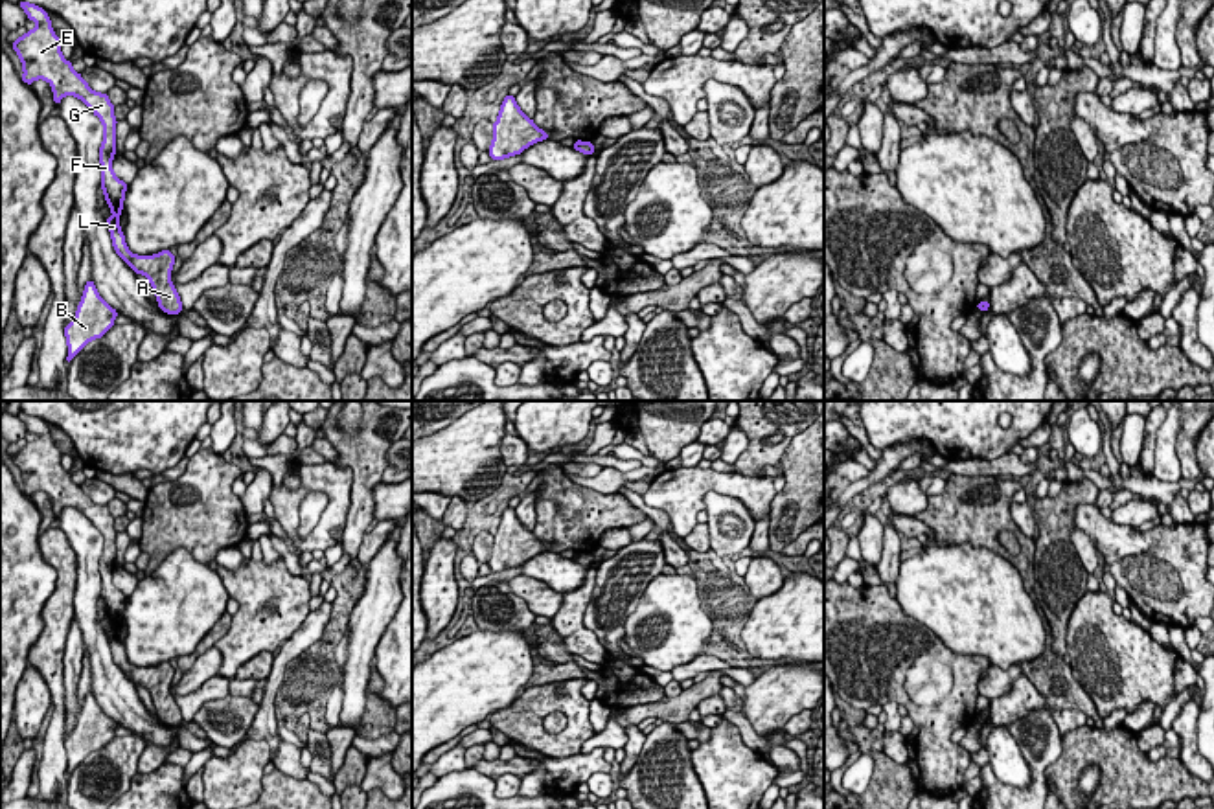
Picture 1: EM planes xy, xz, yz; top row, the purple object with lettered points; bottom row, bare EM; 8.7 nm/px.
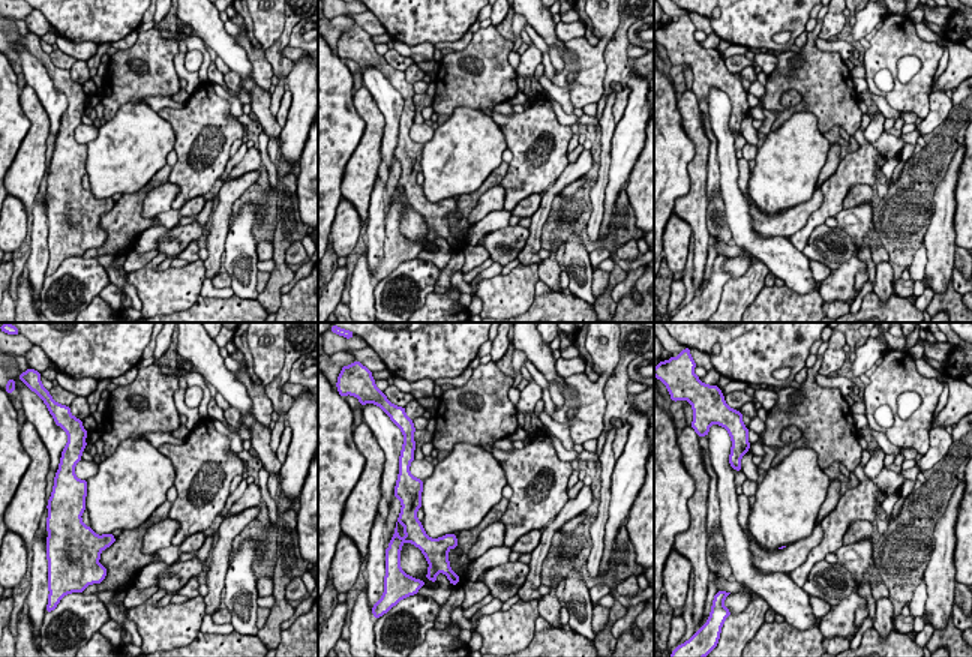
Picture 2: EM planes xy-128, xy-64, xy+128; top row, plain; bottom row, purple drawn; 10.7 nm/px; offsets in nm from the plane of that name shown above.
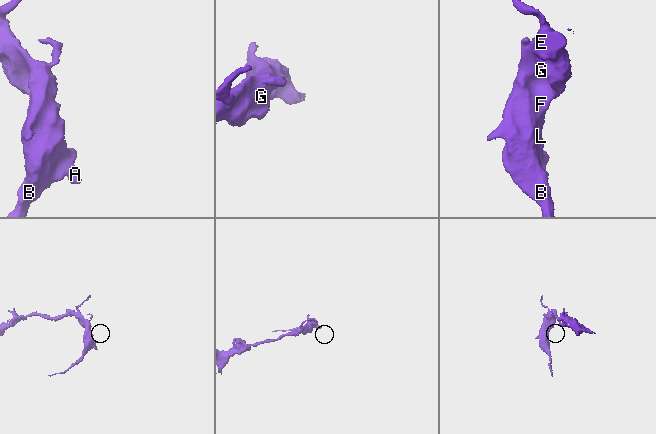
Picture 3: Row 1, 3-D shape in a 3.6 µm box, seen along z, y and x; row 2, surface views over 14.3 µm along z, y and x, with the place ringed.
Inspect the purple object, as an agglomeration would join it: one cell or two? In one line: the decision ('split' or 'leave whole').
leave whole

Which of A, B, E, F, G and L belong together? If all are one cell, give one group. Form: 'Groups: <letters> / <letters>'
Groups: A B E F G L

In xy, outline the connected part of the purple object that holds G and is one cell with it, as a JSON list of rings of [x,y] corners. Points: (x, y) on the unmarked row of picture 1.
[[[20,412],[18,417],[26,423],[28,432],[39,436],[35,441],[18,449],[17,454],[11,454],[22,474],[22,493],[31,496],[37,491],[44,491],[52,496],[55,517],[59,517],[64,507],[75,507],[94,524],[94,528],[101,531],[105,544],[99,559],[99,598],[103,599],[105,612],[112,623],[110,631],[105,629],[112,658],[116,666],[134,682],[134,686],[143,686],[151,693],[158,719],[167,726],[180,726],[182,713],[169,689],[175,667],[169,662],[162,662],[155,667],[131,666],[120,640],[120,625],[123,621],[127,596],[112,583],[112,570],[116,566],[118,553],[118,531],[114,530],[114,517],[110,515],[109,506],[94,504],[81,485],[72,480],[72,474],[63,469],[63,454],[53,445],[52,432],[42,419],[24,412]]]

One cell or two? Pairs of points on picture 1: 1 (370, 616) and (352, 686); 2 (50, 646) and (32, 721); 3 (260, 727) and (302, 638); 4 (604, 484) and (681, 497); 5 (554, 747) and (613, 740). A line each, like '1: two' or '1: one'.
1: one
2: two
3: one
4: two
5: two

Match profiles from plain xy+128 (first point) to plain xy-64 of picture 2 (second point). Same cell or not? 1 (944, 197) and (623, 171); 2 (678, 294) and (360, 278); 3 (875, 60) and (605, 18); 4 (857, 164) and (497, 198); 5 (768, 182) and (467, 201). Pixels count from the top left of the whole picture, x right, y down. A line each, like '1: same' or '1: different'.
1: same
2: different
3: same
4: different
5: different

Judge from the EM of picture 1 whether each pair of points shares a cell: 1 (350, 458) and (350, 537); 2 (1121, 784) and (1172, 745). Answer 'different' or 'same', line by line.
1: same
2: different

